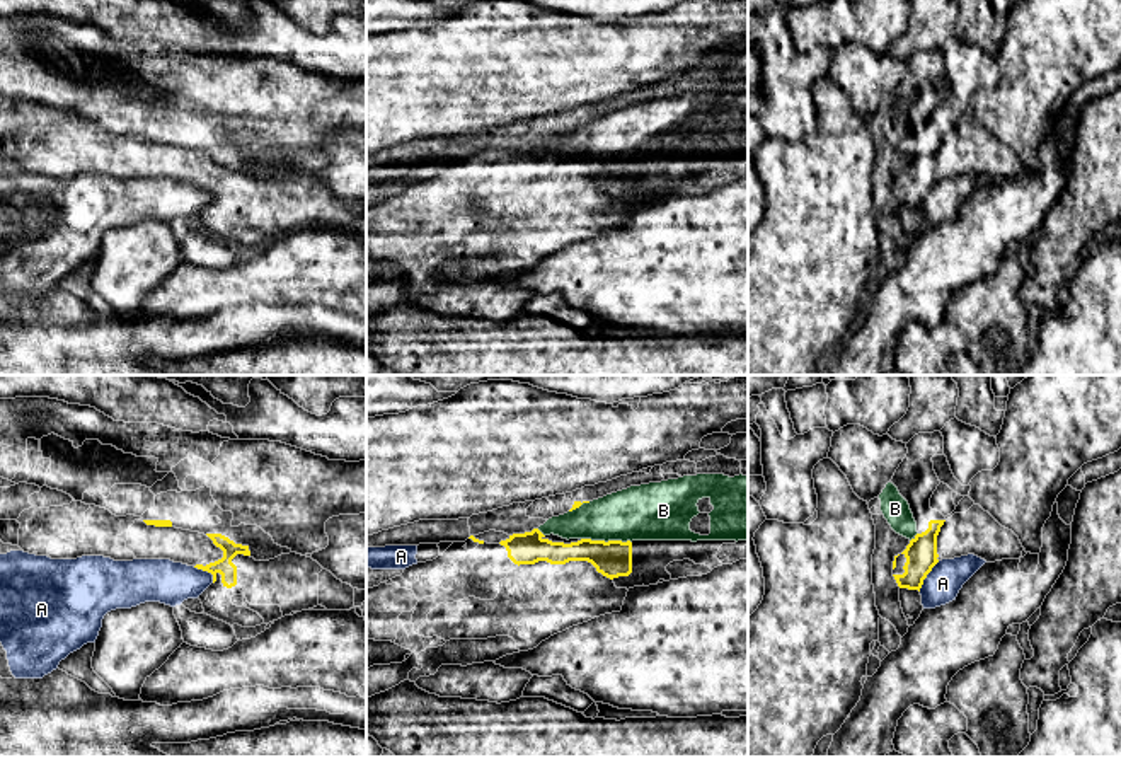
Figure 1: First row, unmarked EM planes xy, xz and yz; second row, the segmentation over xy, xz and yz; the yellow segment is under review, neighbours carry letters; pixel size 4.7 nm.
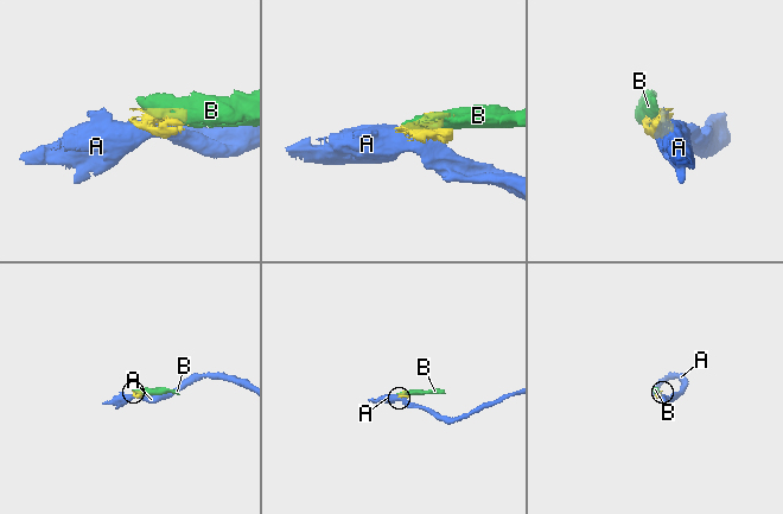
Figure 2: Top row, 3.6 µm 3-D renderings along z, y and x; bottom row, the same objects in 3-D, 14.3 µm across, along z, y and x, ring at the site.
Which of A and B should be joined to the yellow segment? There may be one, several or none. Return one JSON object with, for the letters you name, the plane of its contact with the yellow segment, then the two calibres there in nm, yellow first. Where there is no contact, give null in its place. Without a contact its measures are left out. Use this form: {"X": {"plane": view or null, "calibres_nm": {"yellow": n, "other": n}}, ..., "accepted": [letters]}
{"accepted": []}

